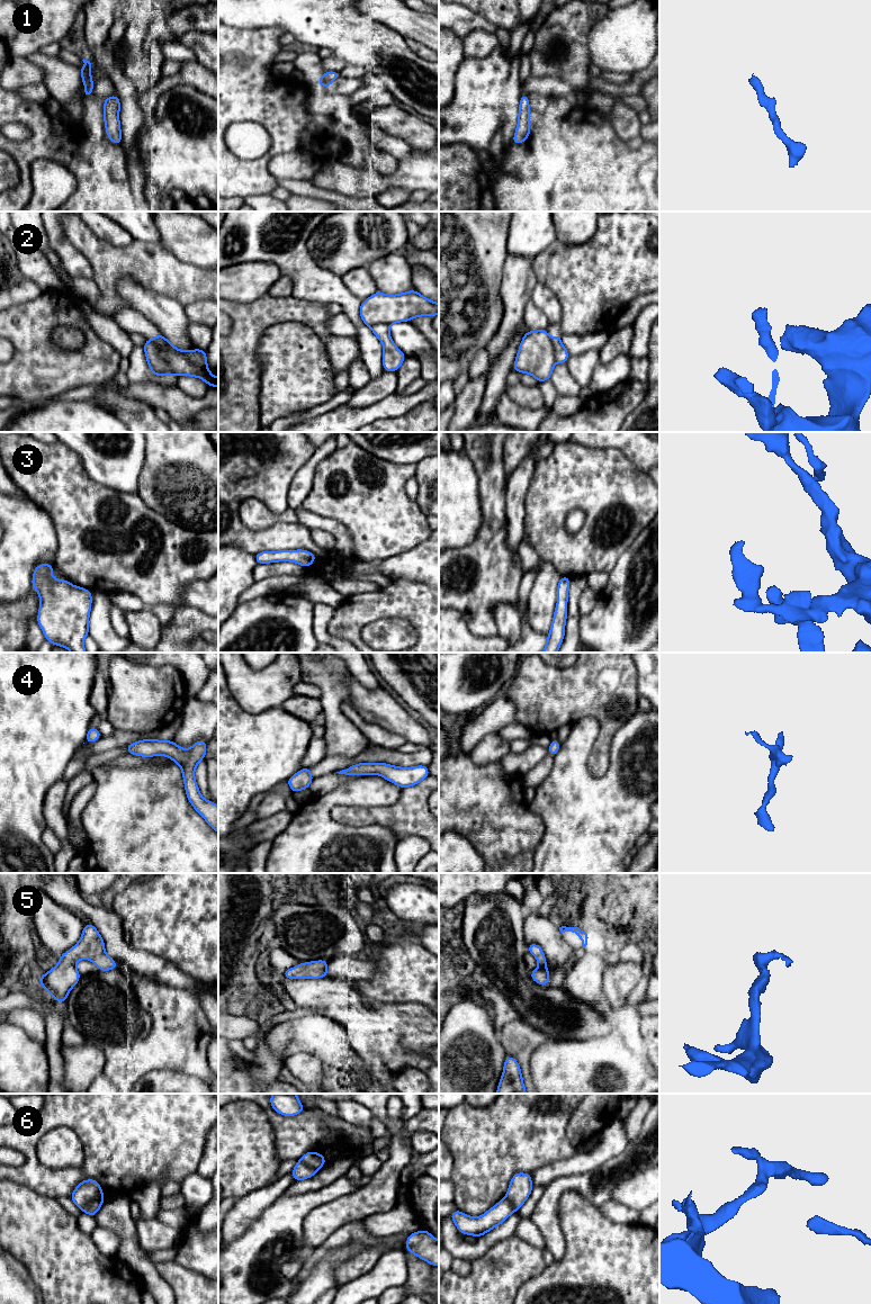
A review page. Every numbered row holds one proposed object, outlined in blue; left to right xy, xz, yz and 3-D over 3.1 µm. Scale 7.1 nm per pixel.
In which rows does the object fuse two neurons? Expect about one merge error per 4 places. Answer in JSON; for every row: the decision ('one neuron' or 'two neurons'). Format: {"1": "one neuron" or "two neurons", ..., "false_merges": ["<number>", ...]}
{"1": "one neuron", "2": "two neurons", "3": "one neuron", "4": "one neuron", "5": "one neuron", "6": "two neurons", "false_merges": ["2", "6"]}

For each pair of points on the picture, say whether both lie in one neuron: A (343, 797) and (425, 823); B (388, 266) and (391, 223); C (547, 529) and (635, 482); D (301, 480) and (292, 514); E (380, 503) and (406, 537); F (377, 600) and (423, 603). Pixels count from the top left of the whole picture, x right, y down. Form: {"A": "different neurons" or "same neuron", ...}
{"A": "different neurons", "B": "different neurons", "C": "same neuron", "D": "different neurons", "E": "same neuron", "F": "same neuron"}

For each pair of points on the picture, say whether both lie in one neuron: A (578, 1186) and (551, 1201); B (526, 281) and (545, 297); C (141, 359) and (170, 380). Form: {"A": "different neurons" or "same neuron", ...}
{"A": "same neuron", "B": "different neurons", "C": "same neuron"}

